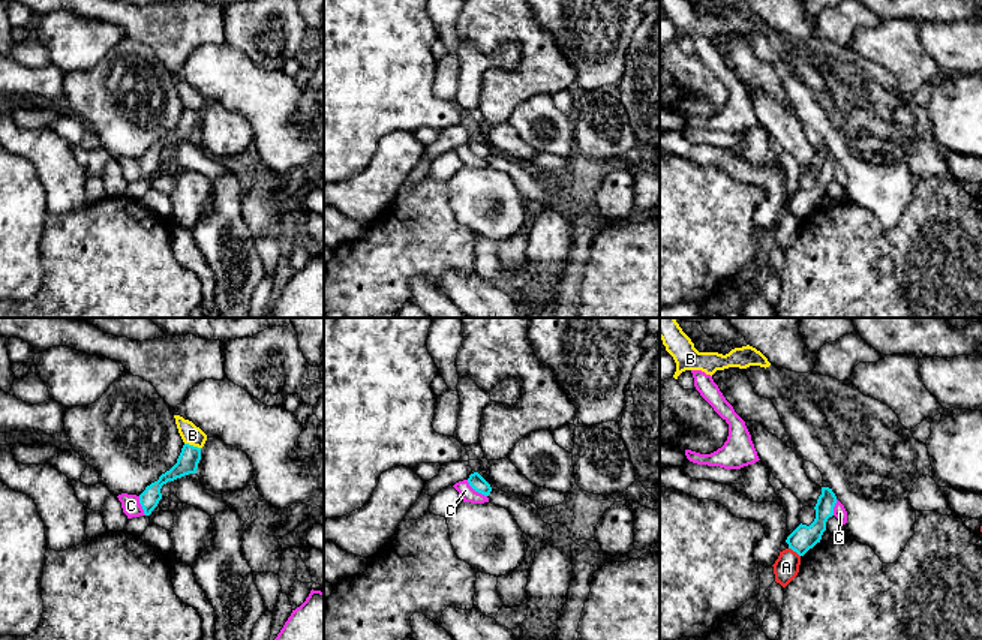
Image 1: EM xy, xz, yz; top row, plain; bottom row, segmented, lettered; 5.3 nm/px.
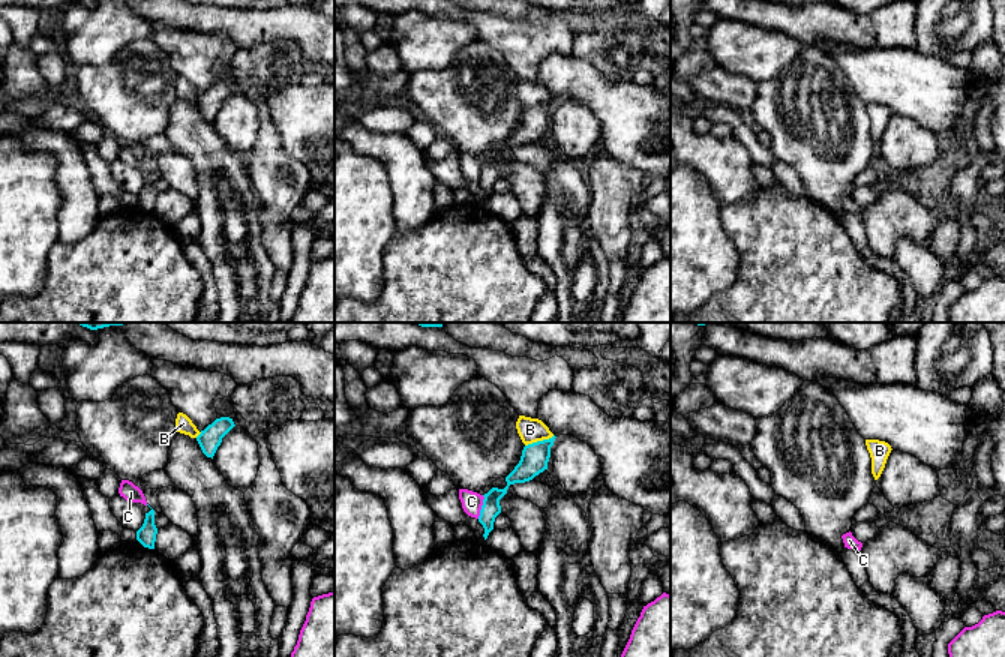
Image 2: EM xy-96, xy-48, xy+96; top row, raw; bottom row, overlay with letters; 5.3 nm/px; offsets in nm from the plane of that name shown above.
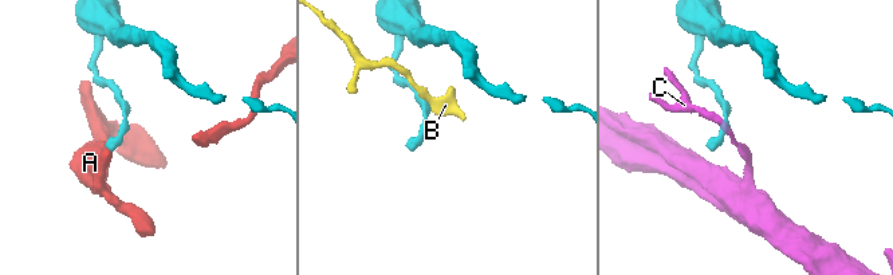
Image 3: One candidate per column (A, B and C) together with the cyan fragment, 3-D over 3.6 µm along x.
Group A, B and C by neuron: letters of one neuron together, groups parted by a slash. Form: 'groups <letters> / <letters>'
groups A / B / C

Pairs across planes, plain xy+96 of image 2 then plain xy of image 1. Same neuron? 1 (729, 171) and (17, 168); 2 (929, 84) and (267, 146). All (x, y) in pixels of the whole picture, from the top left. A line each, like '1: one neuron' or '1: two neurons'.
1: two neurons
2: one neuron

